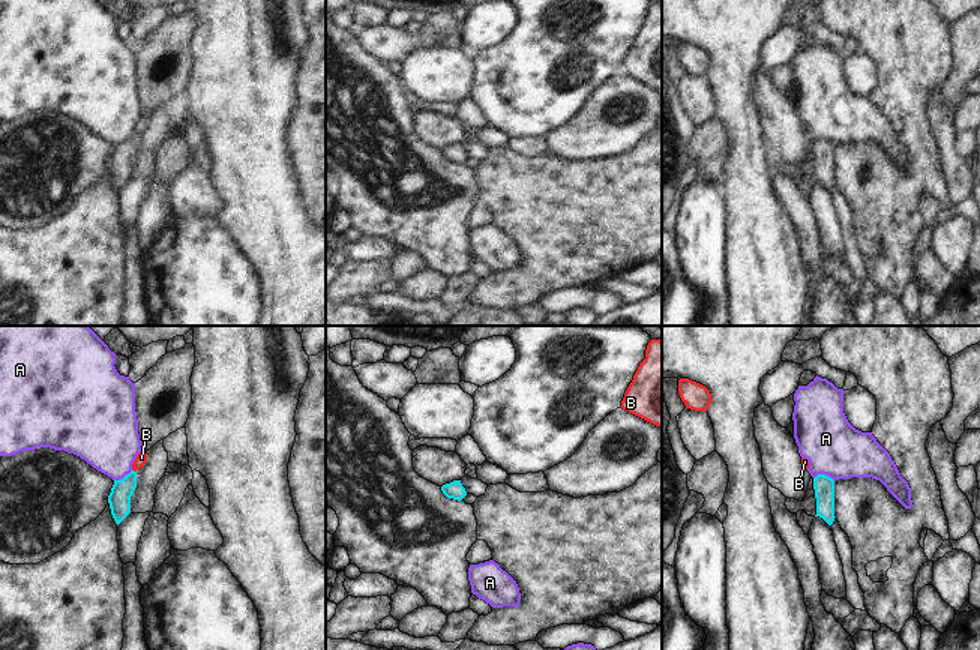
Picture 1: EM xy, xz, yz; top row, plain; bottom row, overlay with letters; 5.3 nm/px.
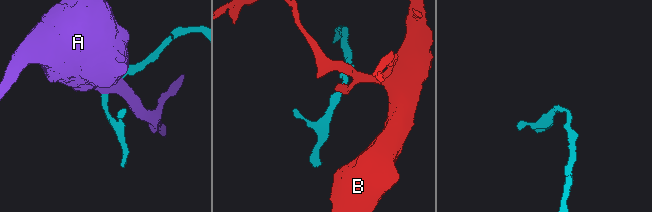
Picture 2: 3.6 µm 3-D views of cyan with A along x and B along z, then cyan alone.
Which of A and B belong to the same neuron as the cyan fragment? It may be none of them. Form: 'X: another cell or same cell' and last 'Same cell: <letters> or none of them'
A: another cell
B: another cell
Same cell: none of them

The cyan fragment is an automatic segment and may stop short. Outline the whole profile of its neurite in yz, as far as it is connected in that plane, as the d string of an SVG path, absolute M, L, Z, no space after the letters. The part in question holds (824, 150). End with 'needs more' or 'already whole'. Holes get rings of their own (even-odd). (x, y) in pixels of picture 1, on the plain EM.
M825 138L813 141L813 153L816 162L816 179L828 189L834 185L834 144Z | already whole

